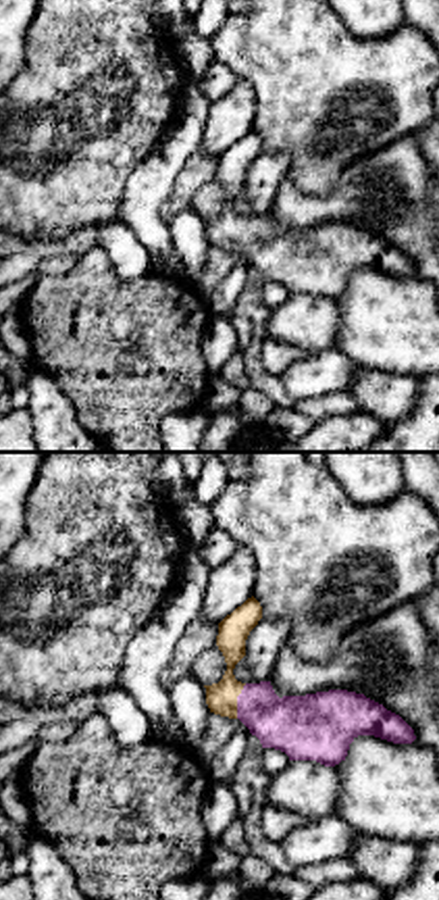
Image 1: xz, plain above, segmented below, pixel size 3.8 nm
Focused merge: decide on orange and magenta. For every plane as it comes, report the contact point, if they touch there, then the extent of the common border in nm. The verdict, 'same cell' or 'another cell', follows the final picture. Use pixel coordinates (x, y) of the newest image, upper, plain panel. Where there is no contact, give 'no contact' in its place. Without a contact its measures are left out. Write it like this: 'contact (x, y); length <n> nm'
contact (236, 234); length 140 nm

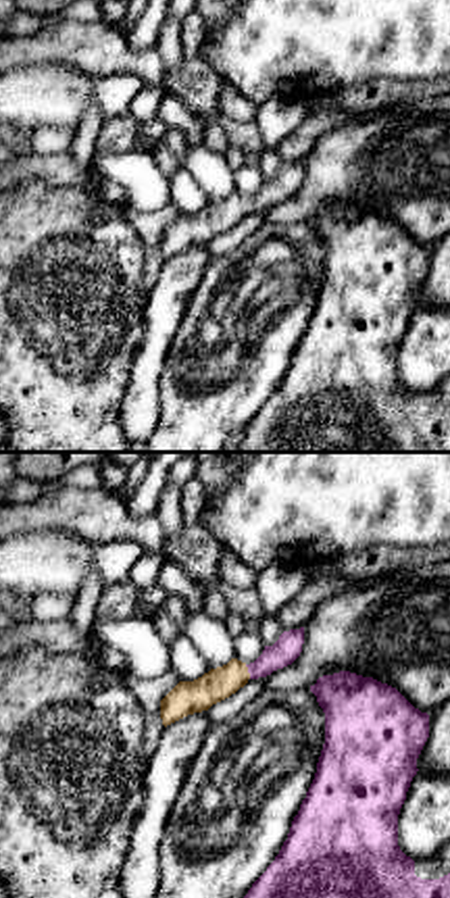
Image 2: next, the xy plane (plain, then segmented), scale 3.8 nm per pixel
contact (246, 205); length 60 nm

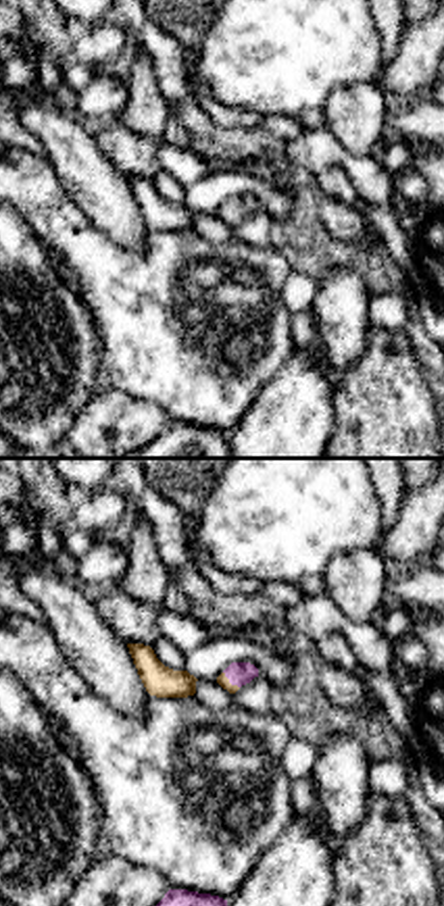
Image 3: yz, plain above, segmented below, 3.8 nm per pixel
contact (228, 215); length 90 nm

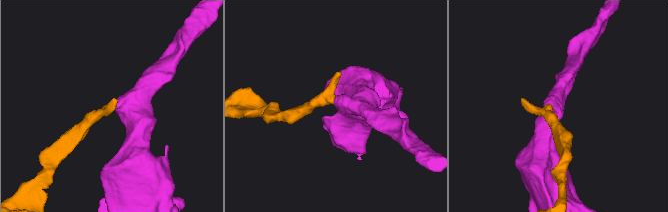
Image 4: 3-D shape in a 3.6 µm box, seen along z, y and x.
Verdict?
same cell

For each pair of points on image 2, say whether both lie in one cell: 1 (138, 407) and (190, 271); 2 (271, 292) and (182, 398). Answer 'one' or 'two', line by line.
1: one
2: one

